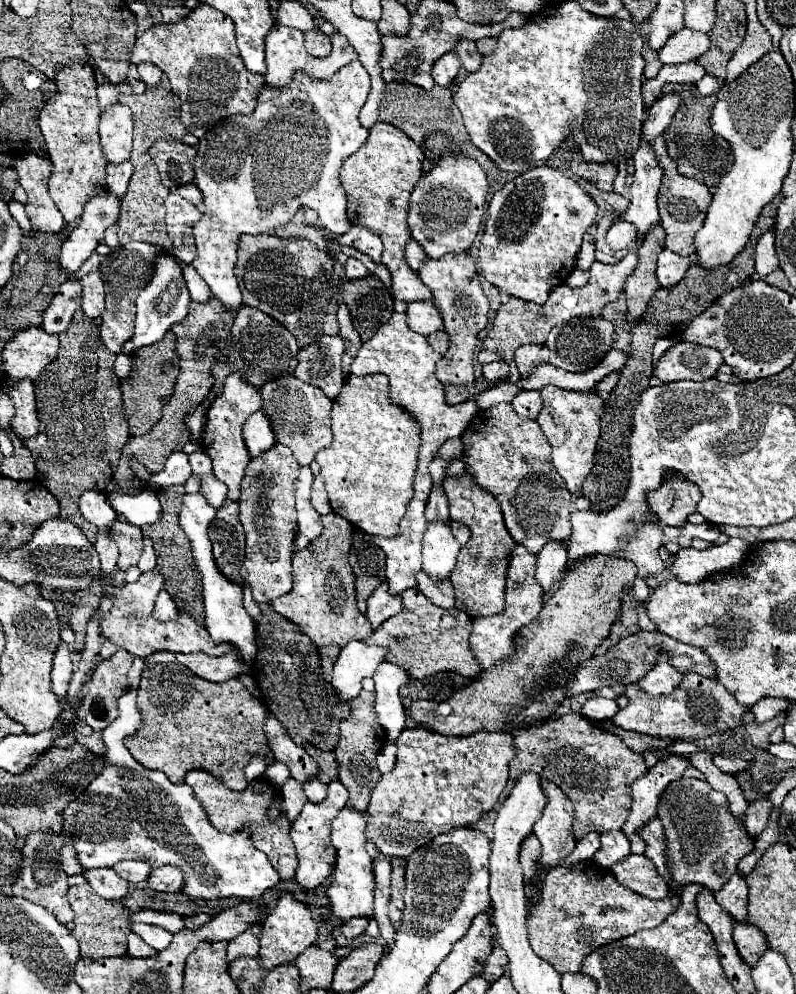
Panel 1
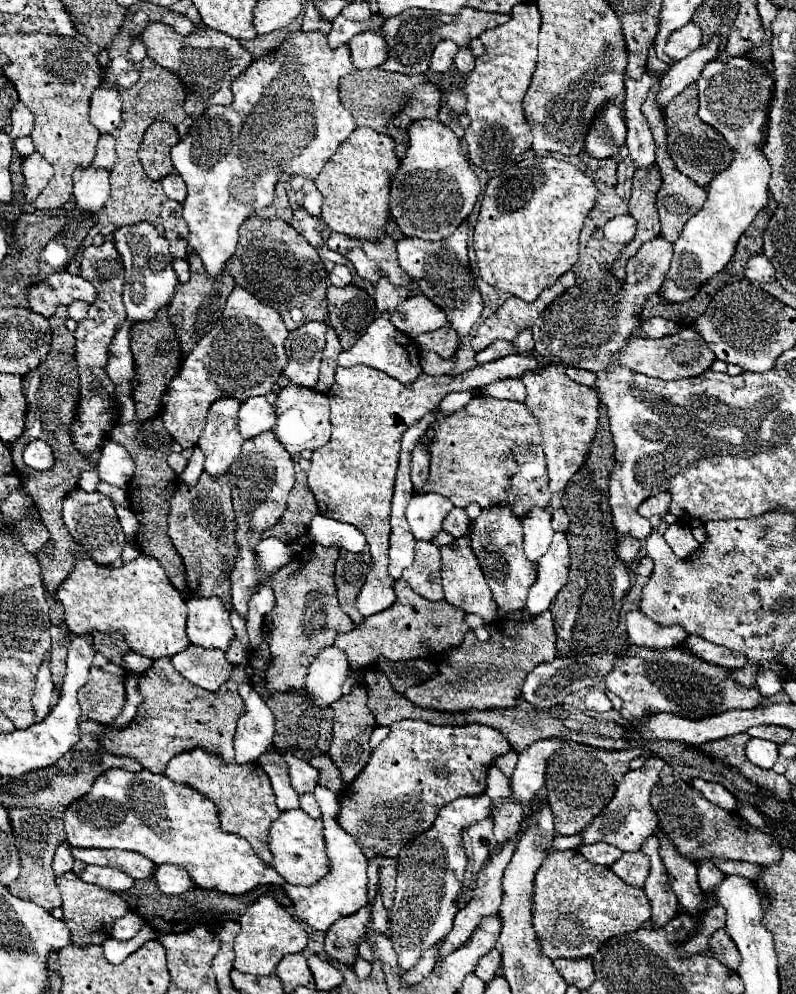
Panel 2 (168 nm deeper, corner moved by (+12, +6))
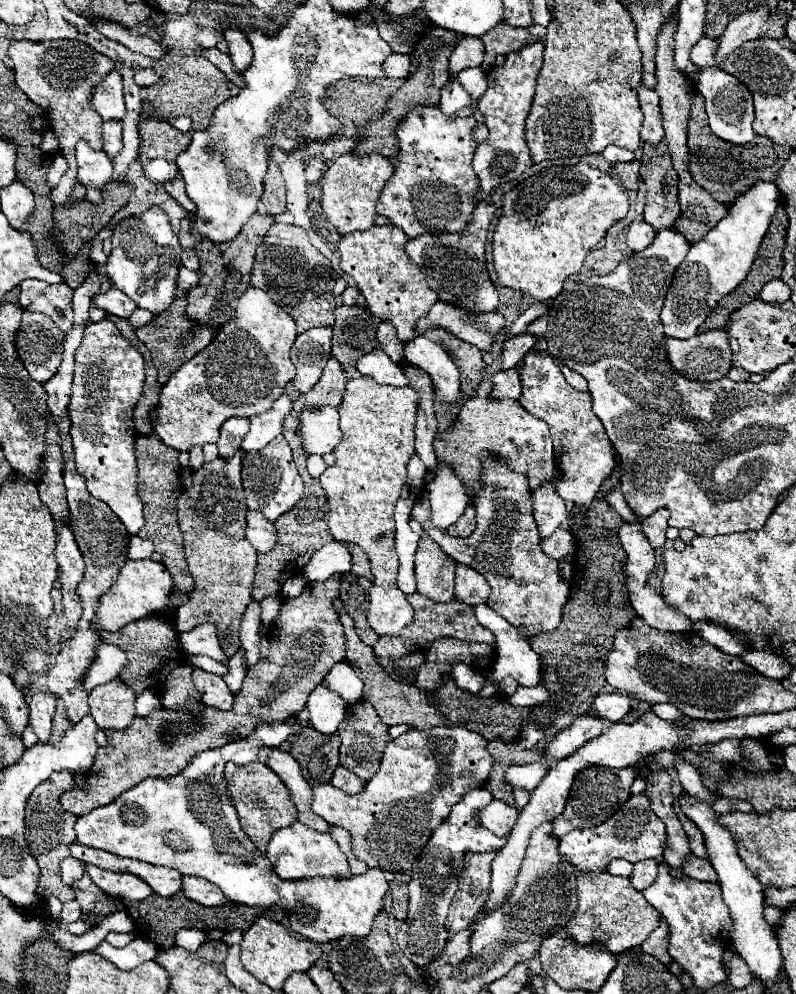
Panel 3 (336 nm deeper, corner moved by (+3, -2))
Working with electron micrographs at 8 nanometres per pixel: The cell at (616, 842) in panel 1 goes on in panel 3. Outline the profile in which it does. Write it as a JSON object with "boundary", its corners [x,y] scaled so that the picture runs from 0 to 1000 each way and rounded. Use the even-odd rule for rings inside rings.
{"boundary":[[[766,865],[766,869],[761,871],[761,877],[771,879],[771,881],[791,881],[794,877],[794,869],[789,865]]]}

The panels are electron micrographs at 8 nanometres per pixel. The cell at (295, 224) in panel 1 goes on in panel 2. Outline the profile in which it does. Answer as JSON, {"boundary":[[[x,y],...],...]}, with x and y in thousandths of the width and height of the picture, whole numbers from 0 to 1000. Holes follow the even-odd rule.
{"boundary":[[[348,185],[345,187],[345,201],[340,207],[320,213],[325,219],[356,219],[358,223],[366,223],[366,207],[363,207],[363,201],[361,201],[361,195],[358,195],[358,187],[356,185]]]}

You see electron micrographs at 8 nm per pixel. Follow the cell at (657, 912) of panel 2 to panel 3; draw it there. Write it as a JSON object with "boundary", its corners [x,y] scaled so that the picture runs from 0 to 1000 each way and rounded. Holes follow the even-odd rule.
{"boundary":[[[829,926],[829,932],[812,944],[812,948],[804,952],[807,958],[824,962],[832,970],[842,970],[844,964],[839,960],[839,944],[842,944],[842,936],[839,936],[839,928]]]}

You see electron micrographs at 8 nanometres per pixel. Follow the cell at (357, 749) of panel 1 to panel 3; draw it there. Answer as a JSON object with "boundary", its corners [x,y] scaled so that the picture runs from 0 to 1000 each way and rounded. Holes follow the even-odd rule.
{"boundary":[[[455,704],[455,706],[435,712],[435,722],[430,724],[430,728],[425,732],[425,740],[427,740],[427,746],[430,746],[427,769],[432,773],[437,773],[440,777],[445,777],[452,785],[462,787],[475,777],[482,753],[492,744],[490,738],[487,738],[487,730],[477,724],[477,720],[472,720],[472,714],[467,712],[467,708]]]}

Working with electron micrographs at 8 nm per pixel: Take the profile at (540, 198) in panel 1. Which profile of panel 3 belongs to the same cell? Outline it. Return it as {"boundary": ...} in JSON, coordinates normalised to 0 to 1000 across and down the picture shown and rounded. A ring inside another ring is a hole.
{"boundary":[[[734,163],[678,171],[631,199],[631,215],[618,239],[626,284],[656,292],[671,302],[698,300],[706,294],[709,282],[731,270],[736,256],[786,213],[789,197],[761,173]]]}

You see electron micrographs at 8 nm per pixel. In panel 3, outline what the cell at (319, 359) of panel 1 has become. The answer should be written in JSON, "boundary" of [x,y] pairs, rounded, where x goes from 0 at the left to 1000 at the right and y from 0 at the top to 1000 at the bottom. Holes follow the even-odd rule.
{"boundary":[[[392,330],[377,336],[367,348],[367,364],[372,368],[369,388],[377,394],[389,394],[402,382],[405,372],[417,352],[417,330]]]}

